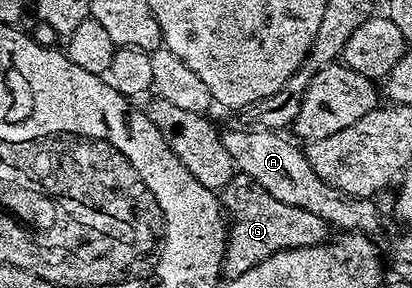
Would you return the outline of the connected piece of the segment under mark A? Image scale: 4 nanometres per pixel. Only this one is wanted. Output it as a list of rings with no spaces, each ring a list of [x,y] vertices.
[[[255,129],[256,131],[227,131],[222,134],[222,145],[230,153],[230,161],[237,172],[262,185],[270,197],[278,197],[286,205],[298,205],[298,209],[310,209],[318,213],[322,221],[333,228],[341,227],[344,233],[361,233],[377,237],[384,231],[384,223],[376,216],[376,199],[372,197],[346,197],[337,187],[331,187],[318,177],[310,165],[307,154],[295,147],[297,144],[276,129]]]

